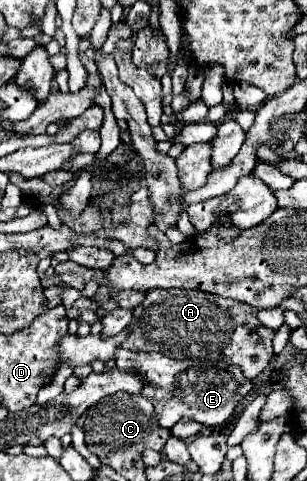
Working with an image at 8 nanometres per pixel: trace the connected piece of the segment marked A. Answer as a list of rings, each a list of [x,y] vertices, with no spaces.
[[[150,290],[146,292],[144,302],[140,302],[134,310],[132,310],[132,322],[130,326],[126,326],[126,330],[122,330],[118,336],[112,338],[102,338],[102,336],[72,336],[66,334],[64,340],[58,346],[60,352],[60,362],[68,362],[70,366],[78,366],[78,364],[90,364],[92,360],[102,360],[108,362],[114,358],[114,350],[118,346],[132,350],[132,352],[160,352],[168,358],[192,358],[192,360],[224,360],[226,364],[238,366],[242,370],[242,374],[248,380],[254,380],[274,358],[274,350],[272,350],[272,338],[274,338],[274,330],[262,326],[256,318],[256,308],[244,304],[244,302],[236,302],[230,298],[222,298],[222,296],[214,296],[214,294],[206,294],[206,292],[198,292],[198,290]]]

